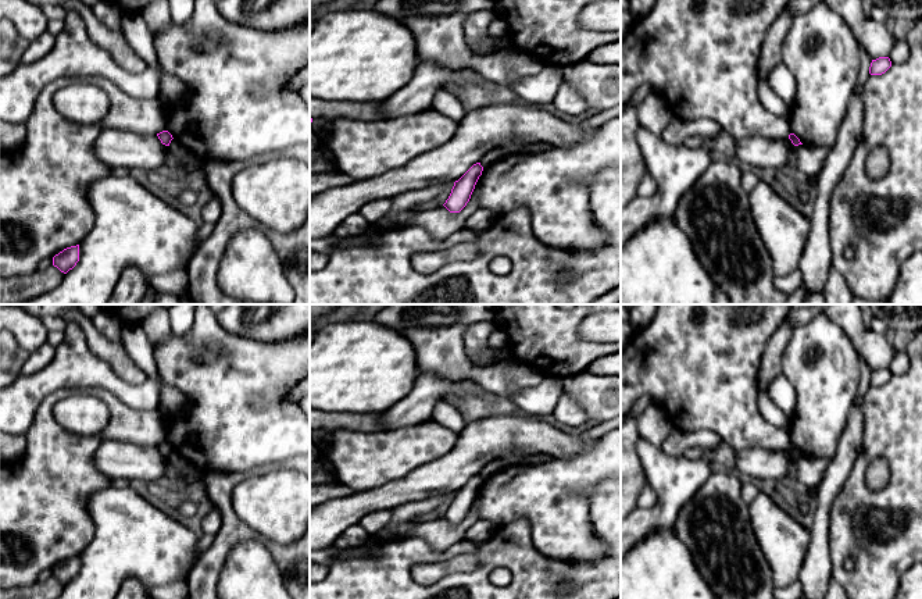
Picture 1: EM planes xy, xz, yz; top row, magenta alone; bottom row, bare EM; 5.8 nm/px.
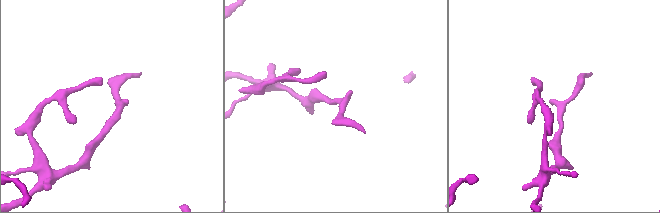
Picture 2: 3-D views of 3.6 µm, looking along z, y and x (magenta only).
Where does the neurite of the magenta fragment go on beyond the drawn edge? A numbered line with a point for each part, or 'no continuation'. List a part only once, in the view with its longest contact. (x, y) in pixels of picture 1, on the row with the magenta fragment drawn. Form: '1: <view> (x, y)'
no continuation

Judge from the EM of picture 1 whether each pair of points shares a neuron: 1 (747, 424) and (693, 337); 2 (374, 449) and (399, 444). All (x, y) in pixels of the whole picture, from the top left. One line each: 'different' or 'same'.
1: same
2: same

